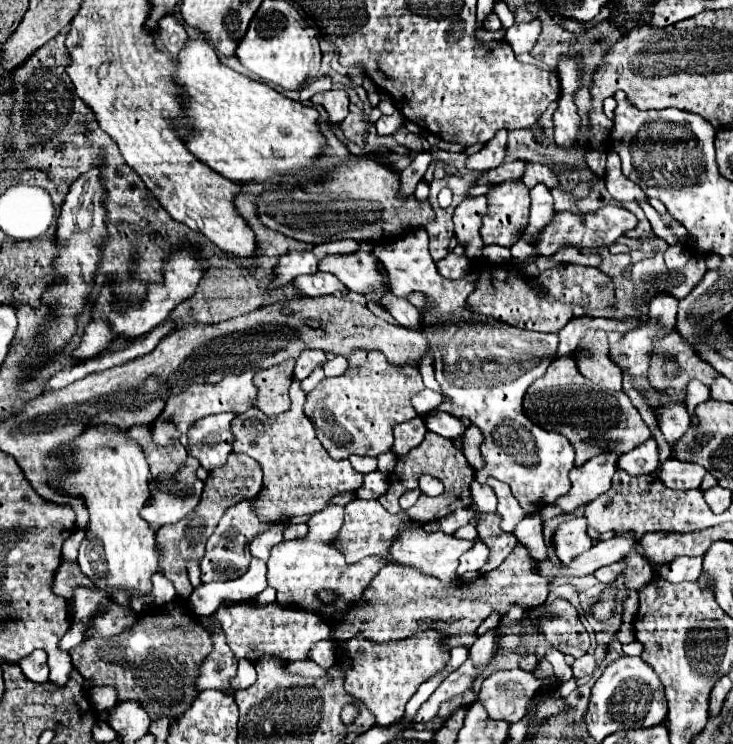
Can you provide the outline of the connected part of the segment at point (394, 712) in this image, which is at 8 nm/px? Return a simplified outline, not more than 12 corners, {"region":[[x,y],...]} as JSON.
{"region":[[425,630],[375,644],[337,642],[345,690],[379,726],[405,714],[445,668],[445,636]]}

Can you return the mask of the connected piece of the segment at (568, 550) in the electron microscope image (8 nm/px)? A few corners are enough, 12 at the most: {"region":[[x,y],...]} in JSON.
{"region":[[567,520],[553,532],[555,556],[571,562],[593,546],[587,520]]}

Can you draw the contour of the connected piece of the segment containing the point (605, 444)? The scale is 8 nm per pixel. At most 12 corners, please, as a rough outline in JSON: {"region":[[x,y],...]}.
{"region":[[555,358],[525,396],[529,418],[561,432],[575,466],[629,452],[651,430],[623,392]]}

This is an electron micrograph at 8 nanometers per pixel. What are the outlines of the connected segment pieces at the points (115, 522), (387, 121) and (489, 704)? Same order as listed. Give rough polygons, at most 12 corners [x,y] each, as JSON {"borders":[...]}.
{"borders":[[[113,424],[57,454],[89,510],[79,566],[117,604],[151,590],[149,466]],[[401,112],[382,116],[378,135],[393,134],[405,124]],[[519,668],[483,680],[479,702],[493,720],[525,716],[541,680]]]}

